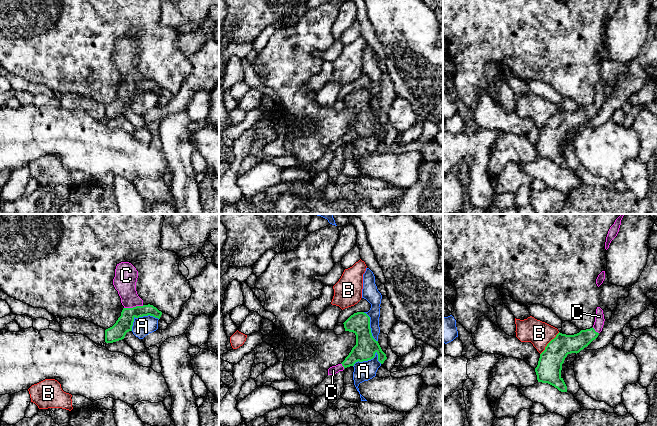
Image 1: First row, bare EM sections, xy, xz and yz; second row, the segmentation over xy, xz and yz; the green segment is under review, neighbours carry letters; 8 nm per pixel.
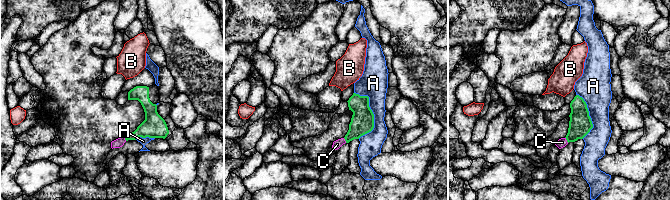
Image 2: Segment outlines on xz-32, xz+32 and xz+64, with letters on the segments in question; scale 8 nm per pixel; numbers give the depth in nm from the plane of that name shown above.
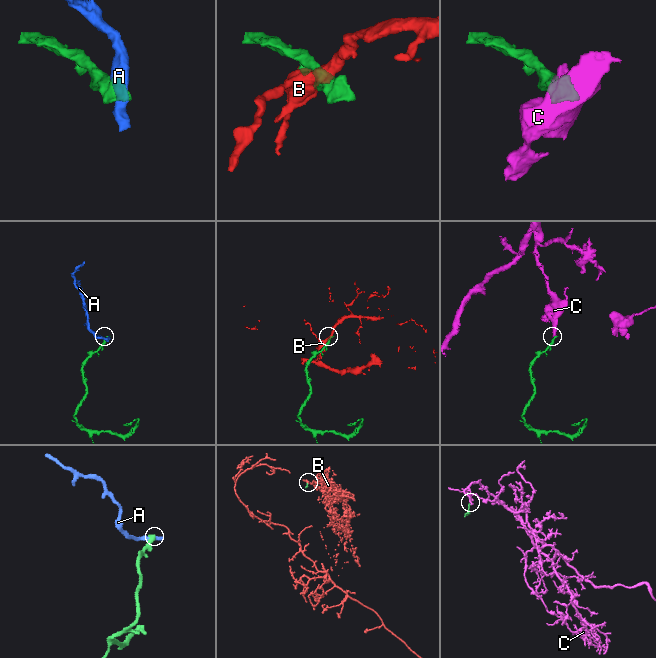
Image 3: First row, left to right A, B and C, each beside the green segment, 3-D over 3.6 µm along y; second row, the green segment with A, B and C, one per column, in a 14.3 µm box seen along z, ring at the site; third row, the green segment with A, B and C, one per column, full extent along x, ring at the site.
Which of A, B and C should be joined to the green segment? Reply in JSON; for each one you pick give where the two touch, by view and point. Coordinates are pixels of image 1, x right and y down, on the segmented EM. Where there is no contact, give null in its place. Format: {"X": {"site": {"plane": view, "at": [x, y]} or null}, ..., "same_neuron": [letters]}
{"C": {"site": {"plane": "xy", "at": [133, 307]}}, "same_neuron": ["C"]}

